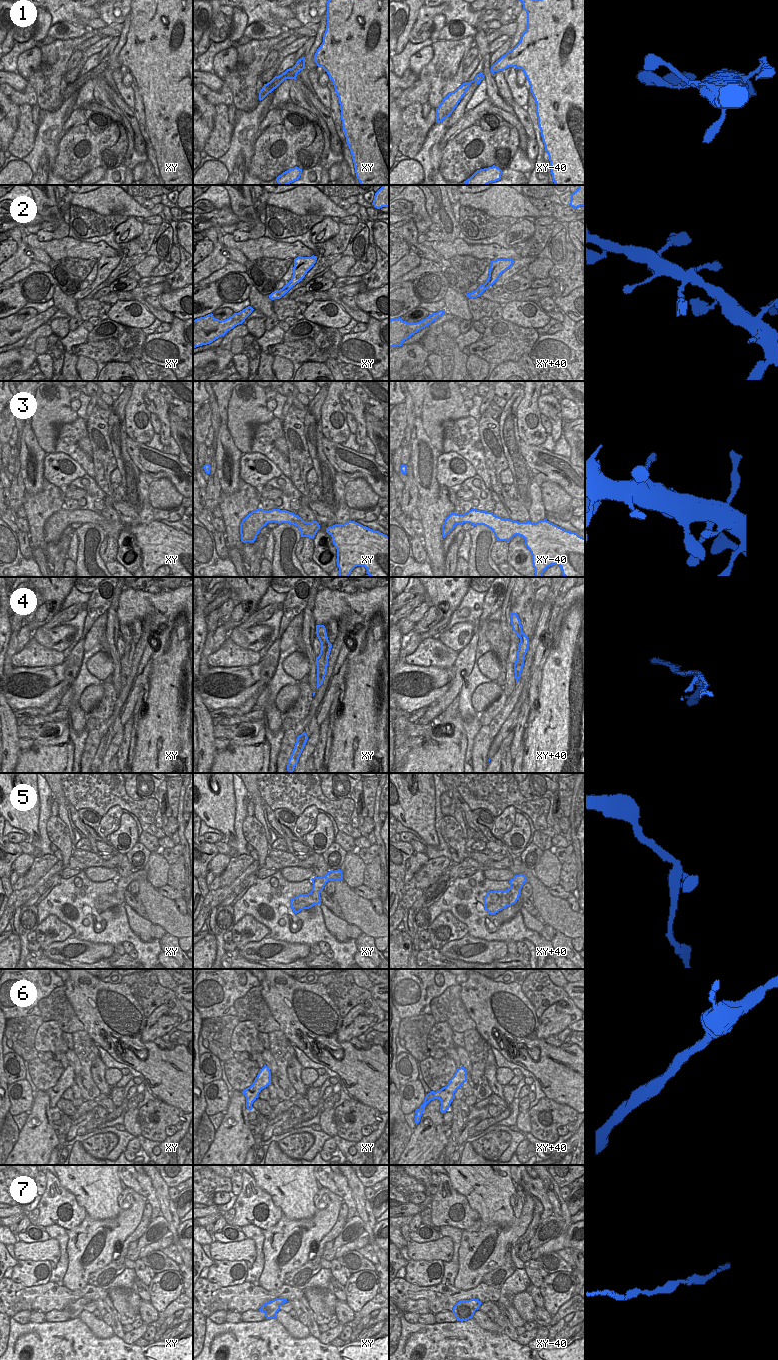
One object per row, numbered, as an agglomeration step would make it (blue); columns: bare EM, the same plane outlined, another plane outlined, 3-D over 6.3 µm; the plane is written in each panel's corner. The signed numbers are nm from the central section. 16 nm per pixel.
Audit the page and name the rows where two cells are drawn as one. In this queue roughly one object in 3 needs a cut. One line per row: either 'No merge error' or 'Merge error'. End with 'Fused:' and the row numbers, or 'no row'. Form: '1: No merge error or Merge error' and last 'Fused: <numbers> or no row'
1: No merge error
2: No merge error
3: No merge error
4: Merge error
5: No merge error
6: No merge error
7: No merge error
Fused: 4

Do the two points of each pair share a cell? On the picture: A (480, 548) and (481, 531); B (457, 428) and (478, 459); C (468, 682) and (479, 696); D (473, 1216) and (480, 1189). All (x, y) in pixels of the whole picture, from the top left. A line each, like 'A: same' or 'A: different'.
A: same
B: same
C: different
D: different

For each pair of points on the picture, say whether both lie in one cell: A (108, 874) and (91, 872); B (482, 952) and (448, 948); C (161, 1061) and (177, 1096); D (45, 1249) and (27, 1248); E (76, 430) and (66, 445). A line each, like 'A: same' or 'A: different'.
A: same
B: same
C: same
D: same
E: same

